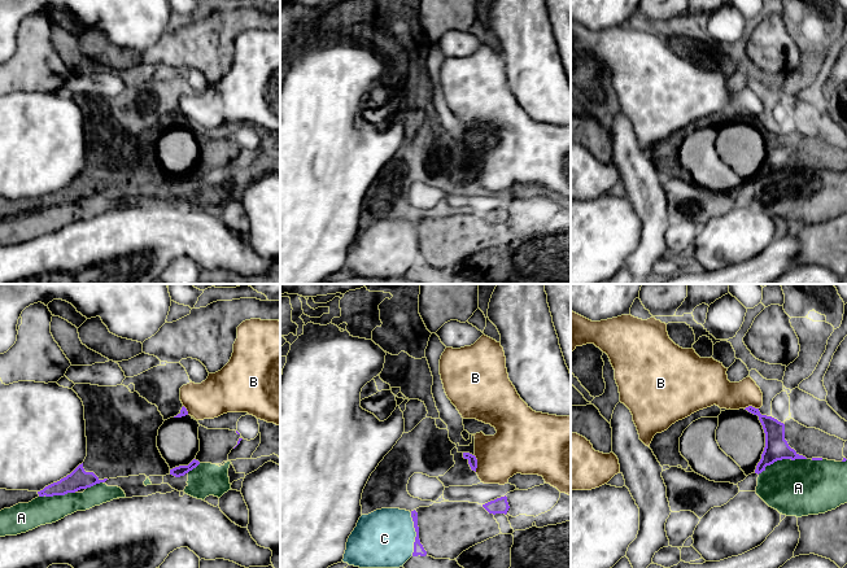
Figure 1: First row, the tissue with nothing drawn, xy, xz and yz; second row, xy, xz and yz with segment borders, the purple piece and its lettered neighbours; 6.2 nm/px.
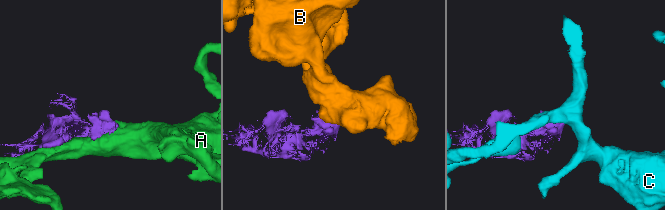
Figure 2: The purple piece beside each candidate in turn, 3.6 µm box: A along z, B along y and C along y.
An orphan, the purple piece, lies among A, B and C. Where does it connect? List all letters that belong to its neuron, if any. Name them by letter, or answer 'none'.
none

